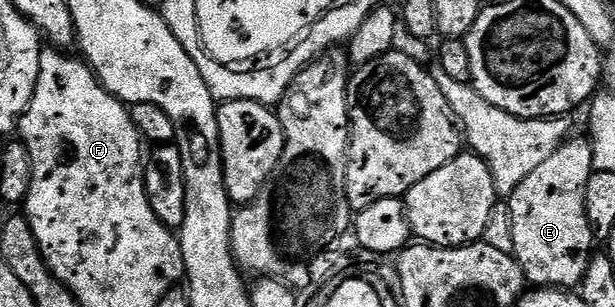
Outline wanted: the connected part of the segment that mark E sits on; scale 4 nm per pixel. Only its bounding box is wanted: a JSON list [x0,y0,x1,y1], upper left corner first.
[506,137,594,290]

